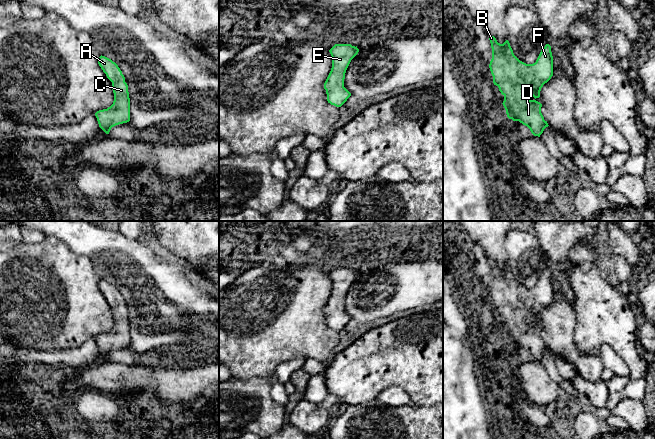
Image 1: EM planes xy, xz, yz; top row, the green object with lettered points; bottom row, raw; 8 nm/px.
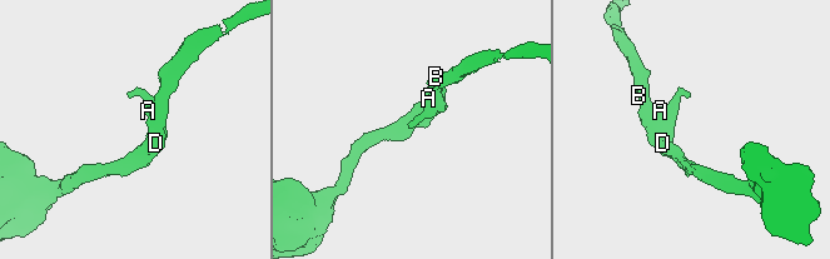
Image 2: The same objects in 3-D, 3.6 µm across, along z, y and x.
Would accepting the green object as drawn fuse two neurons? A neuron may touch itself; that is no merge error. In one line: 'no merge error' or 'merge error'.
no merge error

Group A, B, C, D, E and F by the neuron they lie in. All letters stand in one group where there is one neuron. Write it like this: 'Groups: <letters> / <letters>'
Groups: A B C D E F

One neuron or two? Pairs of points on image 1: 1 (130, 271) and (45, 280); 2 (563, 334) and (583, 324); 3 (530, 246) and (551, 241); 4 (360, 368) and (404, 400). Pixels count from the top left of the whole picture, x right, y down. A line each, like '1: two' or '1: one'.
1: two
2: two
3: two
4: two

